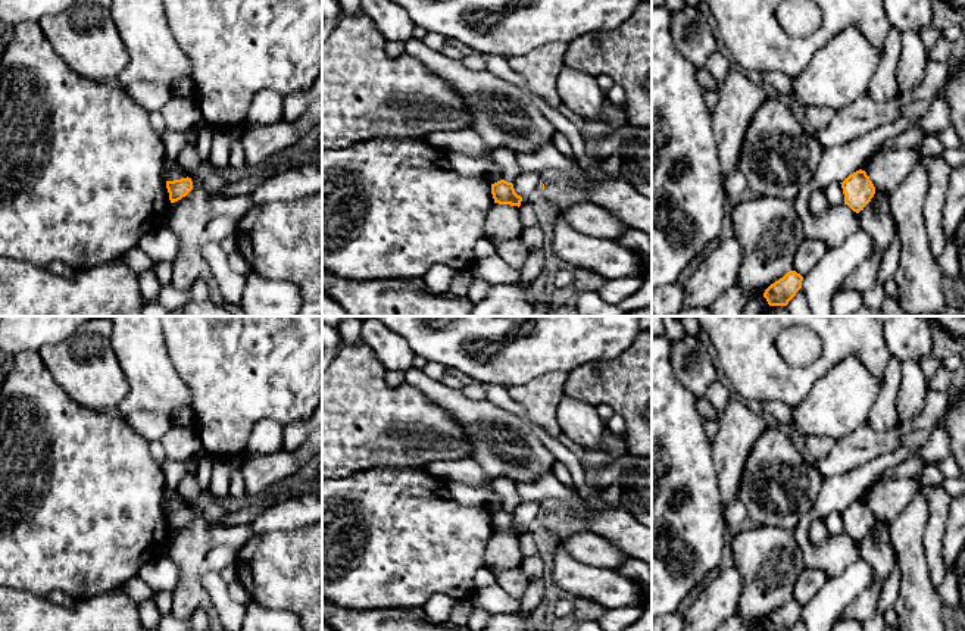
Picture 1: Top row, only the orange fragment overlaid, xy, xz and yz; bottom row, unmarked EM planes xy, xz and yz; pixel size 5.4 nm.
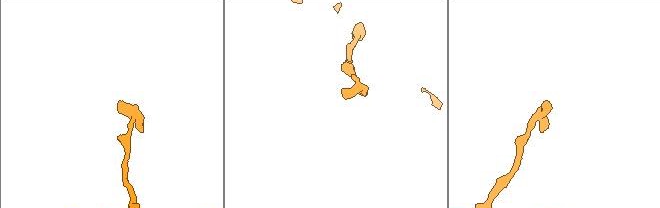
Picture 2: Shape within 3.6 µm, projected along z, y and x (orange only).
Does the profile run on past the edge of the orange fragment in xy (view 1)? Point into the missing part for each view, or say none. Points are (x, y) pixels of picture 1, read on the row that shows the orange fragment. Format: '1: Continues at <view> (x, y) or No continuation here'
1: No continuation here

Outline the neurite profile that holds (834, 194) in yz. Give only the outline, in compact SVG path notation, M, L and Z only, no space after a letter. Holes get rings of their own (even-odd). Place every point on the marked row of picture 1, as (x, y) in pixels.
M831 182L824 188L830 207L838 207L844 203L844 194L840 182Z

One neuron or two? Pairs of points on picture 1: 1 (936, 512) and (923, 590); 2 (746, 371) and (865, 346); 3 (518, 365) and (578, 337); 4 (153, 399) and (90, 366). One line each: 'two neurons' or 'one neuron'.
1: two neurons
2: one neuron
3: one neuron
4: two neurons

